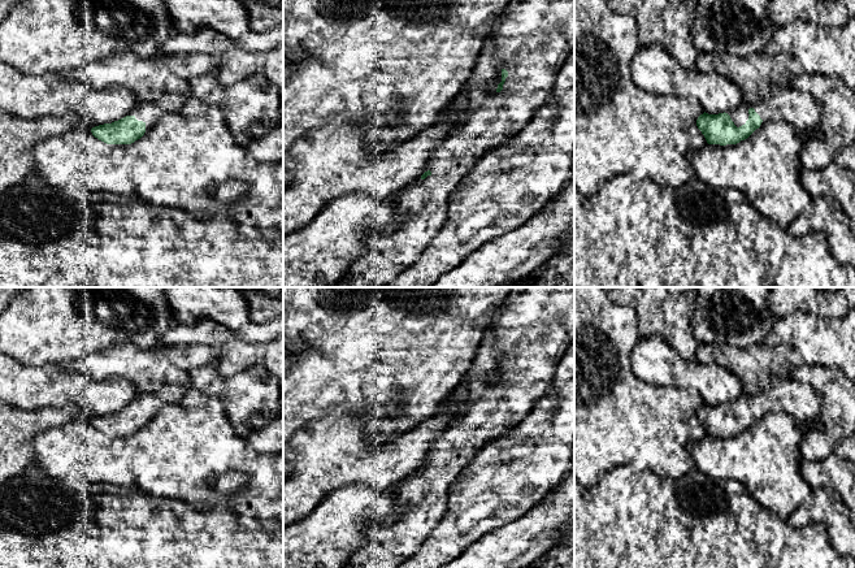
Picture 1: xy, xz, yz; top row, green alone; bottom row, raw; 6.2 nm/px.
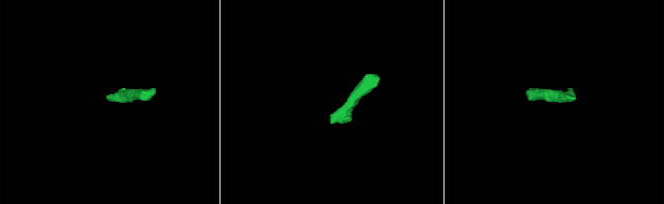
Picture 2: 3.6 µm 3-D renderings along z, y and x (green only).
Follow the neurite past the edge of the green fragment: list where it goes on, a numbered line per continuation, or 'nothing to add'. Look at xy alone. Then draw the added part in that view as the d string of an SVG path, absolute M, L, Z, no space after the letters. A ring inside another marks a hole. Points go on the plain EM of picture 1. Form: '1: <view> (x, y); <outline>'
nothing to add

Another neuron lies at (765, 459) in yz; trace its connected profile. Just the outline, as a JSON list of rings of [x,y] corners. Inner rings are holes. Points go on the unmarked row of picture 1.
[[[767,391],[756,396],[743,394],[725,404],[739,419],[748,411],[750,399],[755,400],[763,413],[747,430],[726,437],[706,435],[693,442],[687,450],[694,460],[694,467],[704,476],[713,480],[733,478],[738,481],[763,508],[787,521],[812,493],[812,489],[800,474],[803,461],[800,455],[800,424],[782,408],[778,400],[772,399]]]

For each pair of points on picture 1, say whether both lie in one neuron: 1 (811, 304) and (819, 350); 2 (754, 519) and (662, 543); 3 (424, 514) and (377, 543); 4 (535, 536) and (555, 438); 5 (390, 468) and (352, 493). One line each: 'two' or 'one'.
1: two
2: one
3: one
4: two
5: two

